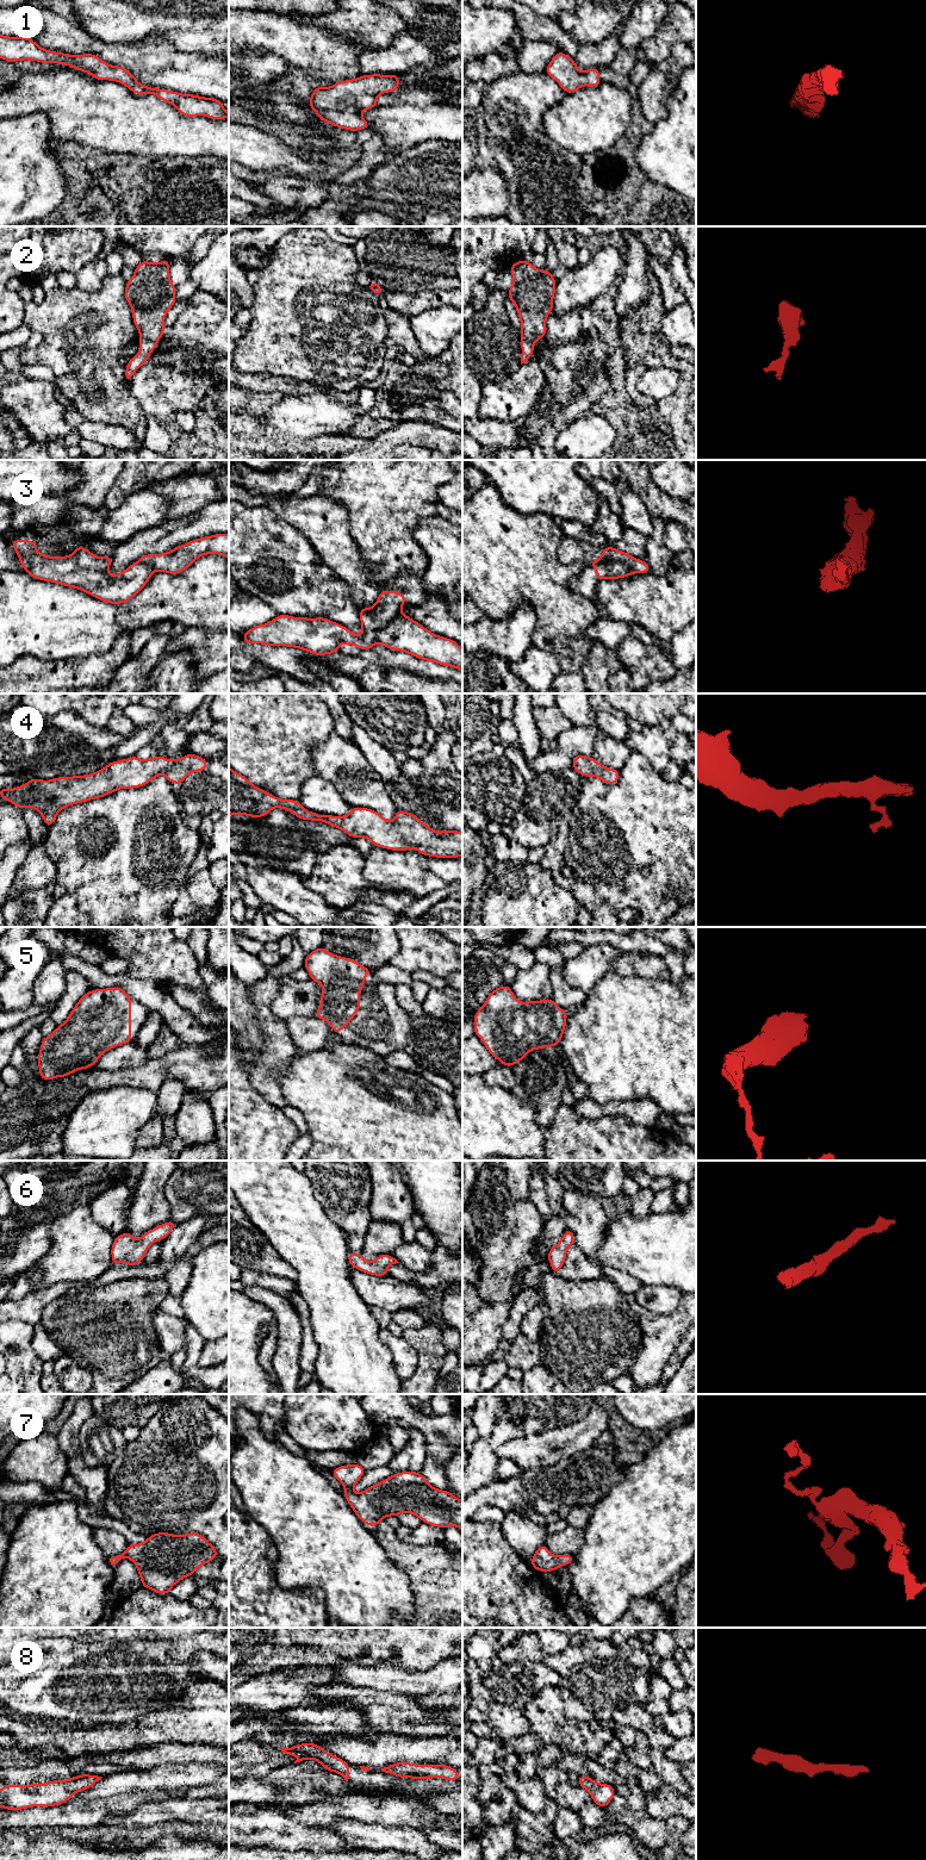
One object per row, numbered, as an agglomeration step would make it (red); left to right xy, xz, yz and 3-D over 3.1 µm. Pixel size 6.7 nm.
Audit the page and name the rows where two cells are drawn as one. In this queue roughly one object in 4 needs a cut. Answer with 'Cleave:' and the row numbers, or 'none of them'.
Cleave: 3

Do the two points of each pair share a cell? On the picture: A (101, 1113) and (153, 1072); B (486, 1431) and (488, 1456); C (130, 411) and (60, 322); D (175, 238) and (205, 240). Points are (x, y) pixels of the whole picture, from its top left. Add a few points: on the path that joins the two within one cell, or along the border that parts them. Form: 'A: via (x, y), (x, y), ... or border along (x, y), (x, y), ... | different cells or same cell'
A: border along (106, 1088), (143, 1087), (155, 1094) | different cells
B: border along (499, 1412), (492, 1434), (480, 1438) | different cells
C: via (105, 386), (103, 360), (98, 348), (85, 337) | same cell
D: border along (198, 238), (191, 255), (186, 260) | different cells

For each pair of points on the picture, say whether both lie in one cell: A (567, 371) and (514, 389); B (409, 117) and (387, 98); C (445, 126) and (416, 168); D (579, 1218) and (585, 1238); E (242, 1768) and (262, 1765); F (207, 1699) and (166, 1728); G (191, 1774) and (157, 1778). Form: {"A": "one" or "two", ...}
{"A": "two", "B": "two", "C": "two", "D": "one", "E": "one", "F": "one", "G": "one"}

